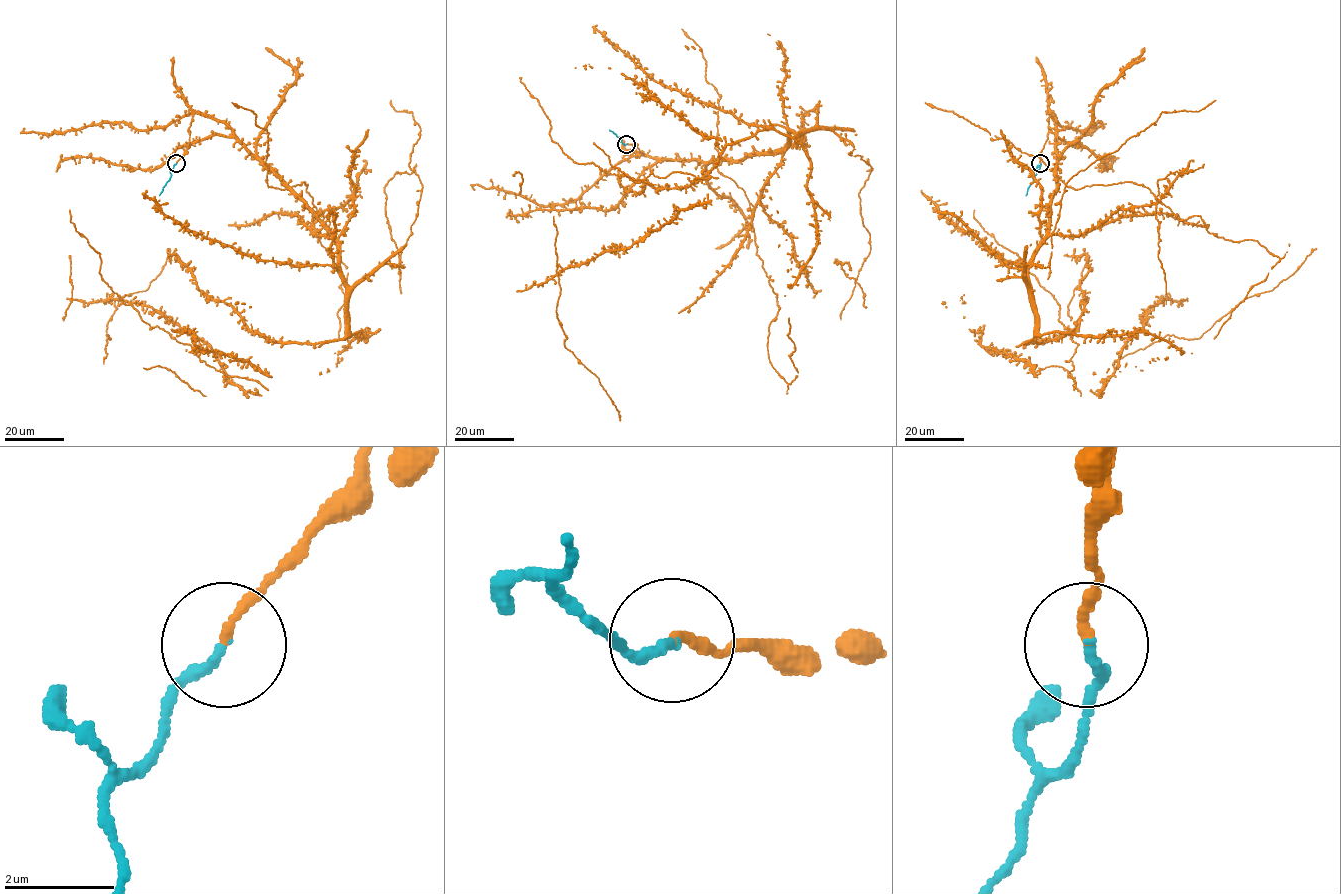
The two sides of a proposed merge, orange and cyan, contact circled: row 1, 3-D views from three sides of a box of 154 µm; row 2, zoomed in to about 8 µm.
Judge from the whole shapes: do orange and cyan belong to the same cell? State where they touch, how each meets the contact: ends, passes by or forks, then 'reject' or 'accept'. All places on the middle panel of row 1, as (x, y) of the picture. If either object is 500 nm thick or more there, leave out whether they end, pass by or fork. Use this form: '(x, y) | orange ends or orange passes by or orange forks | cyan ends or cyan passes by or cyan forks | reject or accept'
(626, 144) | orange ends | cyan ends | accept

